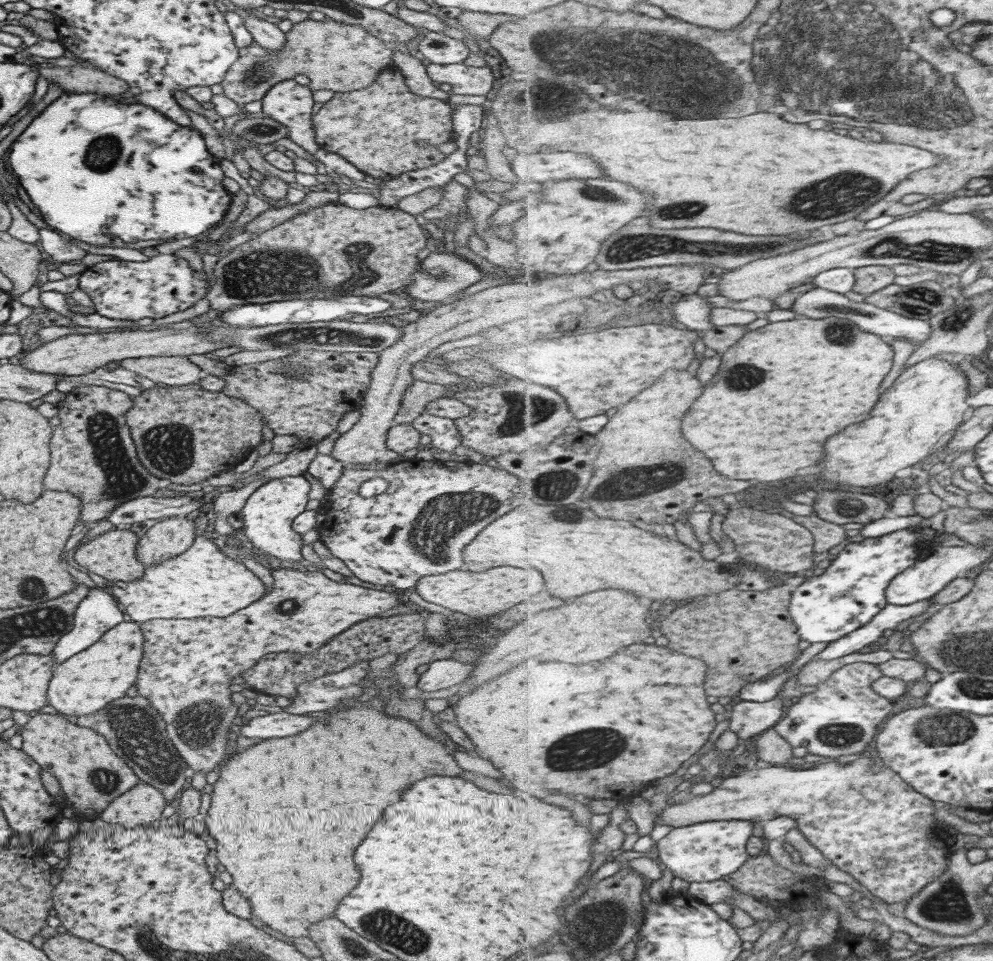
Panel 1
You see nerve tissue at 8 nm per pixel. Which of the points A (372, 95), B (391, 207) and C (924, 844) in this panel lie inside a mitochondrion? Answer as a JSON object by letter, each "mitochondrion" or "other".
{"A":"other","B":"other","C":"other"}

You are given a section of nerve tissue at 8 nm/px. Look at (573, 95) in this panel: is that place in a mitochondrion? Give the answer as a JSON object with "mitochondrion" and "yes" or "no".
{"mitochondrion":"yes"}

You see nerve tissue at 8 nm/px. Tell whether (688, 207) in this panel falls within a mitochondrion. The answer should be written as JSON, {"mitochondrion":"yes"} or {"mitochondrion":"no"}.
{"mitochondrion":"yes"}

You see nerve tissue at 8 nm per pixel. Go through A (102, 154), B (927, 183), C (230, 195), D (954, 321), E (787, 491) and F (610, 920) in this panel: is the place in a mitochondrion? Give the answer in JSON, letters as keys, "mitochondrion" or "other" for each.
{"A":"mitochondrion","B":"other","C":"other","D":"mitochondrion","E":"other","F":"mitochondrion"}

